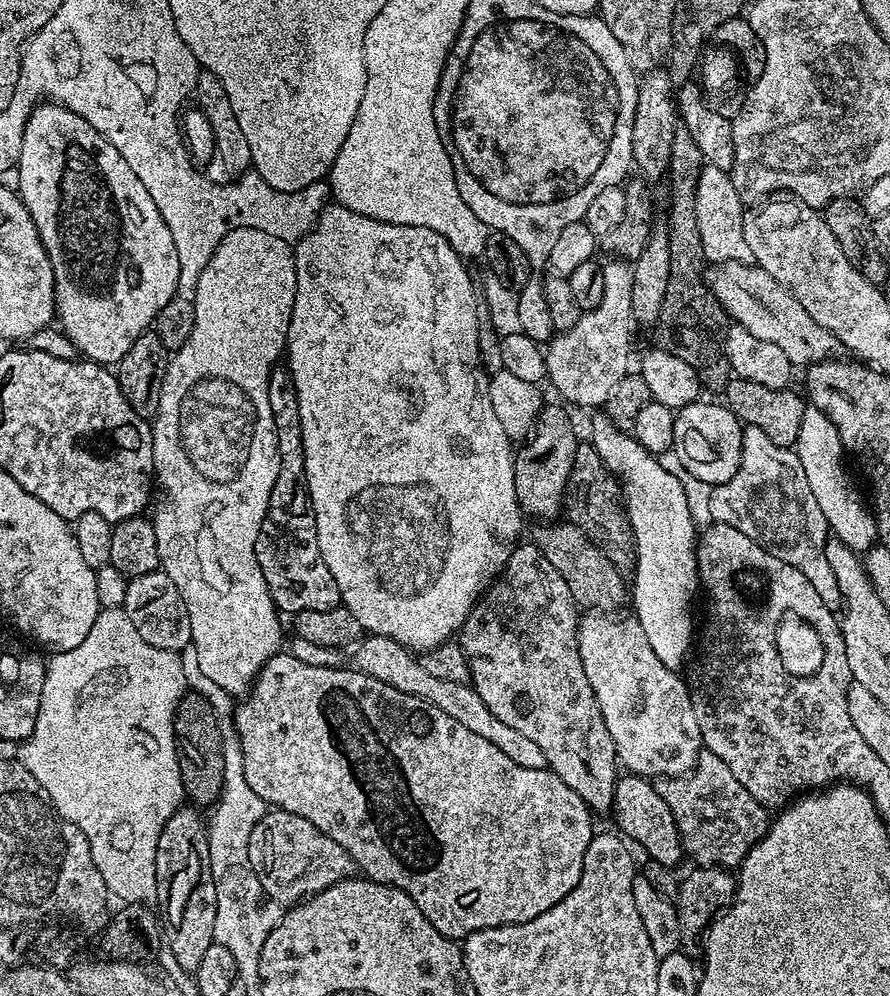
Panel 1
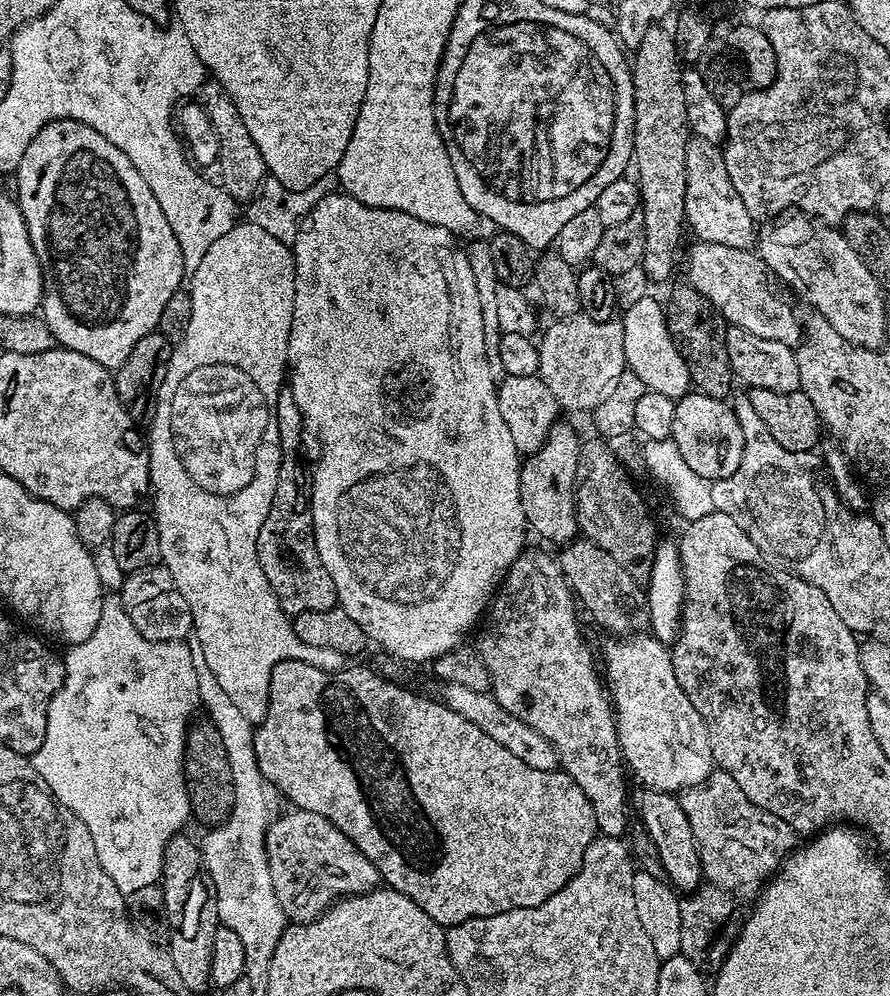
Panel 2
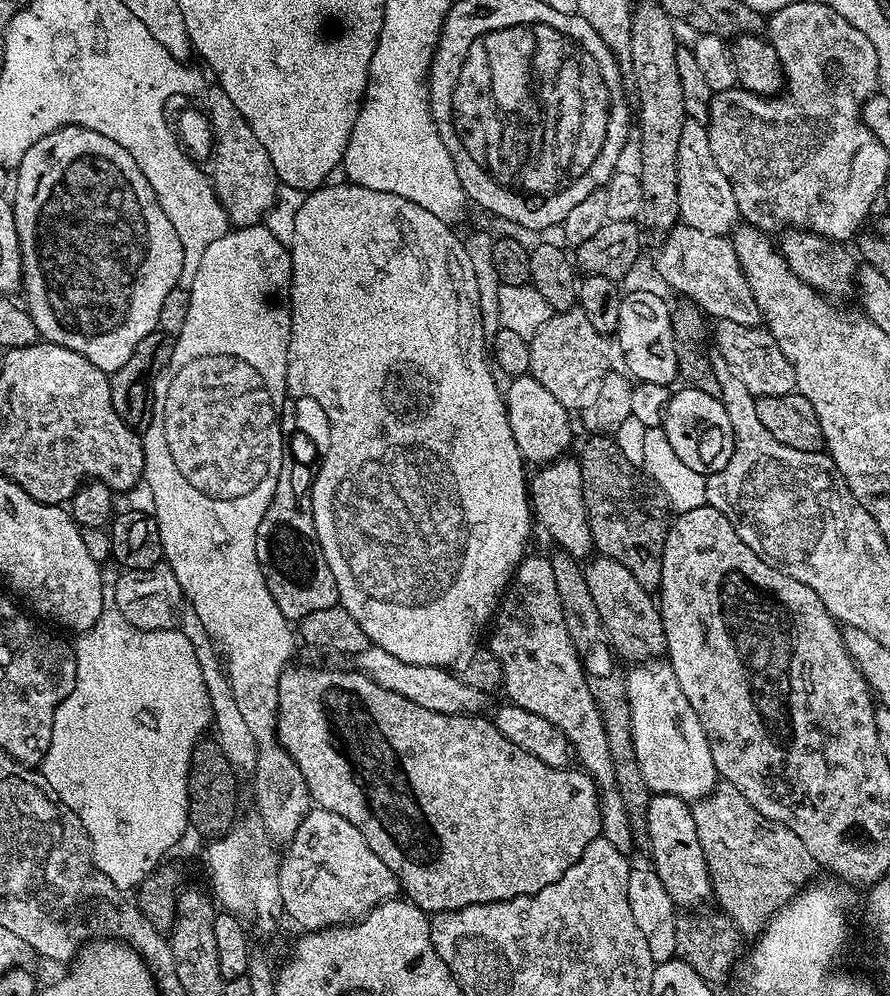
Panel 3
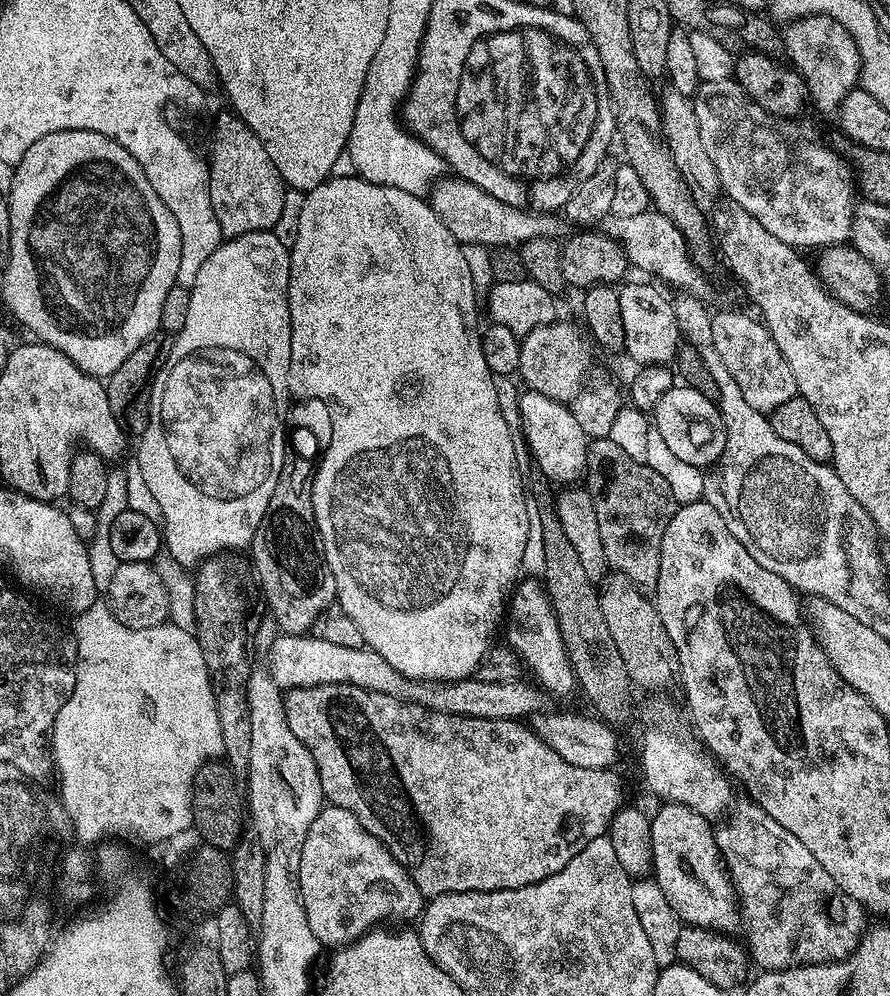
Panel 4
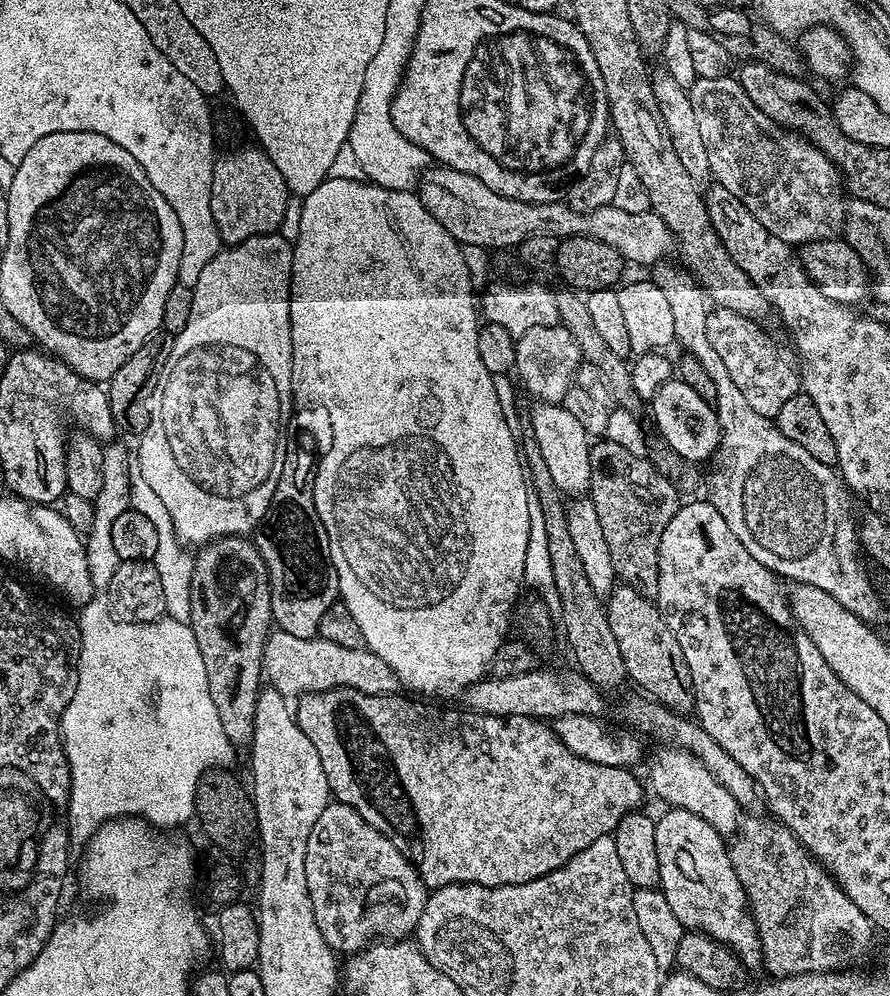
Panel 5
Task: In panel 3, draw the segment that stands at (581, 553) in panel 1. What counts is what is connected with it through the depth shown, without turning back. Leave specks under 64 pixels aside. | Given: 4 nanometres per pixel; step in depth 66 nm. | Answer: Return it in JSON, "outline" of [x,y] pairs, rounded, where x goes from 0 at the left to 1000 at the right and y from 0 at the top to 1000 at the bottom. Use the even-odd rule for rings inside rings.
{"outline":[[[666,557],[664,561],[655,567],[655,576],[658,582],[658,590],[667,602],[667,607],[672,610],[672,617],[683,634],[684,645],[688,648],[693,660],[710,663],[706,665],[722,665],[734,661],[742,661],[747,658],[751,646],[746,636],[746,626],[742,619],[742,612],[734,595],[726,593],[721,588],[717,588],[712,576],[699,568],[699,564],[690,564],[690,560],[684,558]]]}

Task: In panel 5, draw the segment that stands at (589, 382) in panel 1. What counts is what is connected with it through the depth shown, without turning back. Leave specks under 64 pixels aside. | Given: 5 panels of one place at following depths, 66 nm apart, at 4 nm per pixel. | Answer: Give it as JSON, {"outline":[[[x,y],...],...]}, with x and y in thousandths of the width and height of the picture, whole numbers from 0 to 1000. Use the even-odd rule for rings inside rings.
{"outline":[[[629,325],[622,327],[596,327],[591,335],[579,338],[579,377],[584,377],[589,390],[603,403],[627,406],[634,403],[654,364],[652,348],[645,343],[645,335]]]}

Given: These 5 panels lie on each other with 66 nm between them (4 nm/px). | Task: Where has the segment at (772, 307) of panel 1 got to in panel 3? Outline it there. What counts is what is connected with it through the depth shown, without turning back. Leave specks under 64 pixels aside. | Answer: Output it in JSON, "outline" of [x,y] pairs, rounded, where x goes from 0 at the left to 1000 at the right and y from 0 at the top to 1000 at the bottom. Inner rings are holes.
{"outline":[[[761,225],[745,240],[745,245],[737,259],[737,271],[740,277],[755,289],[764,293],[764,297],[784,306],[787,311],[799,320],[833,324],[838,327],[852,327],[856,318],[847,301],[842,284],[837,281],[833,264],[829,263],[821,240],[815,237],[793,236],[787,231]]]}

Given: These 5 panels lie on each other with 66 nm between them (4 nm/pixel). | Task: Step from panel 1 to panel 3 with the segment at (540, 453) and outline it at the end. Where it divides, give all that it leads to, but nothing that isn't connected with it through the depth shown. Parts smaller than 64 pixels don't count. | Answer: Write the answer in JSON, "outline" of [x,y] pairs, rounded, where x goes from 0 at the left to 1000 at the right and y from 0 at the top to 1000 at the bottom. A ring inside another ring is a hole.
{"outline":[[[635,456],[627,462],[617,462],[615,466],[603,469],[599,473],[602,474],[599,478],[597,475],[593,496],[601,525],[606,529],[607,526],[611,529],[612,536],[625,545],[624,549],[628,553],[638,554],[647,563],[652,564],[666,557],[667,547],[665,545],[665,533],[663,532],[663,524],[661,523],[658,504],[654,496],[654,472],[652,471],[652,463],[644,459],[642,462],[640,459],[642,457]]]}

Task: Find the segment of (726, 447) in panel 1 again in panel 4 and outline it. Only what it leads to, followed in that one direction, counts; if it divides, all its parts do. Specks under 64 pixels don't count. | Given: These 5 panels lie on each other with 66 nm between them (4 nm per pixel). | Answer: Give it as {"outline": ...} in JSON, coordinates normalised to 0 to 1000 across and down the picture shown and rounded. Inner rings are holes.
{"outline":[[[756,388],[748,393],[736,410],[735,427],[753,448],[754,455],[775,468],[799,471],[809,465],[809,457],[816,452],[816,428],[806,403],[779,390]]]}

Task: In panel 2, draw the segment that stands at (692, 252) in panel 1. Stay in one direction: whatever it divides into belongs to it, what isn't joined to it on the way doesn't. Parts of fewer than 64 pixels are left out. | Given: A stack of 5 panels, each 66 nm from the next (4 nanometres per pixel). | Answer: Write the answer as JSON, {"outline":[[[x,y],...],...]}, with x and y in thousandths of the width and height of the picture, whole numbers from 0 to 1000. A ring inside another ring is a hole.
{"outline":[[[765,283],[752,295],[751,301],[748,300],[748,316],[751,318],[753,339],[757,343],[762,355],[766,355],[766,359],[771,363],[773,374],[778,381],[776,389],[803,402],[817,403],[824,393],[821,390],[822,386],[825,387],[825,379],[820,367],[820,359],[816,355],[816,324],[812,318],[809,317],[809,313],[774,284]]]}

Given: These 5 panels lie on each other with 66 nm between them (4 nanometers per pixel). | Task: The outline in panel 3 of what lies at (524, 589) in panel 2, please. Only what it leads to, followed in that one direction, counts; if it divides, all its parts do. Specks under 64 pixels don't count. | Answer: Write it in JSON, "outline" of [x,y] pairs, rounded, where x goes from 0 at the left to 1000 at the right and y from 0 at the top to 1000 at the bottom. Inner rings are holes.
{"outline":[[[590,557],[580,574],[575,577],[575,585],[571,587],[557,612],[555,626],[552,628],[553,647],[551,653],[555,661],[564,669],[566,678],[565,698],[574,706],[581,707],[587,713],[596,713],[596,717],[604,717],[613,721],[638,743],[642,754],[652,762],[651,770],[664,779],[674,794],[674,839],[690,849],[690,853],[702,857],[711,854],[708,822],[703,817],[703,810],[700,808],[699,800],[694,793],[694,786],[691,785],[690,766],[685,759],[685,752],[682,748],[681,731],[678,728],[676,717],[670,708],[667,697],[664,695],[662,682],[657,679],[655,667],[646,653],[645,645],[642,644],[640,636],[636,633],[635,621],[631,616],[631,605],[627,598],[626,585],[622,582],[622,575],[619,572],[619,564],[615,557],[598,558]]]}

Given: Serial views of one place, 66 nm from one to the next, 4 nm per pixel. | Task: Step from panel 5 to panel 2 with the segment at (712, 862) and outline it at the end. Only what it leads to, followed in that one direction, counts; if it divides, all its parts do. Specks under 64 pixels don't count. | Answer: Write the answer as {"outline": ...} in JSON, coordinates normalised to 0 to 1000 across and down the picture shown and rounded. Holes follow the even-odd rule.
{"outline":[[[724,791],[719,793],[716,799],[713,796],[712,815],[717,823],[724,827],[731,844],[735,845],[736,852],[739,853],[754,891],[769,898],[787,891],[789,887],[787,862],[782,856],[782,846],[775,837],[773,822],[766,814],[763,802],[753,795],[740,795],[734,791]]]}

